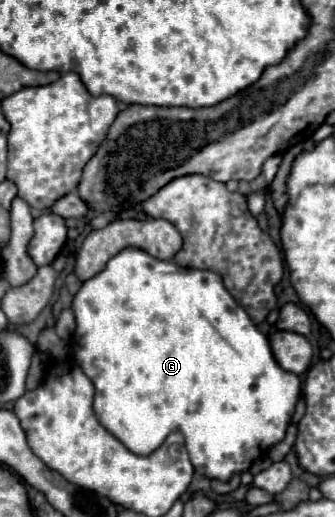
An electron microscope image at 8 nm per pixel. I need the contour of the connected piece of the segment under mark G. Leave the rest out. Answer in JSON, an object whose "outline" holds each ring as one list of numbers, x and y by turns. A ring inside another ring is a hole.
{"outline":[[126,247,106,263,102,273,94,275,92,279,82,283,80,291,72,299,72,311,76,317,76,331,74,331,70,345,74,351,76,363,82,367,82,371,90,377,90,381,96,387,94,413,96,413,98,421,114,437,118,437,118,441,122,441,126,445,126,449,130,449,132,453,150,455,152,451,156,451,164,443,164,439,172,431,180,431,184,435,184,445,186,445,186,451,190,455,194,469,208,479,228,481,234,473,248,471,254,459,264,457,272,445,276,445,284,439,286,427,288,427,288,423,294,415,294,407,300,399,300,377,294,373,286,373,274,361,268,339,256,329,256,325,250,321,246,311,224,289,222,279,216,273,204,271,204,269,186,269,186,267,180,267,172,261,160,261,156,257,150,257,142,249]]}

